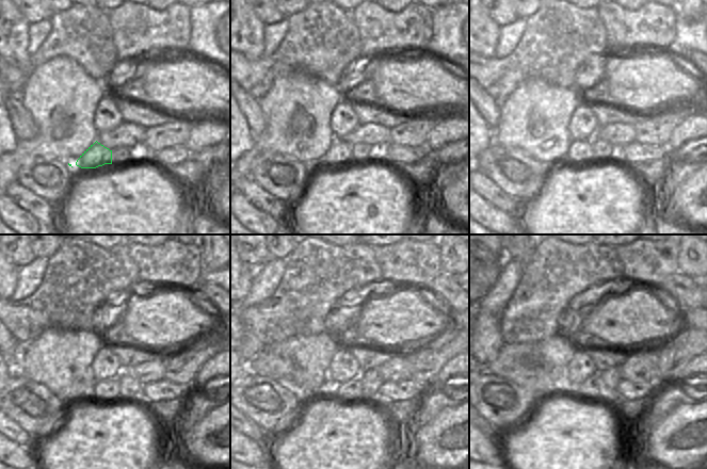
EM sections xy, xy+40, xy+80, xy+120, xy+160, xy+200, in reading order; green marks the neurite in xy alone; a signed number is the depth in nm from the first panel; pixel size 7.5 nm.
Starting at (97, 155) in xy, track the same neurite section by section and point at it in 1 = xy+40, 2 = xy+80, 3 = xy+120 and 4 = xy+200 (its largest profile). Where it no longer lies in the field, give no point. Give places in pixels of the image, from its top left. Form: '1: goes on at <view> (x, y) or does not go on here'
1: goes on at xy+40 (339, 152)
2: goes on at xy+80 (579, 151)
3: goes on at xy+120 (107, 389)
4: goes on at xy+200 (593, 388)

